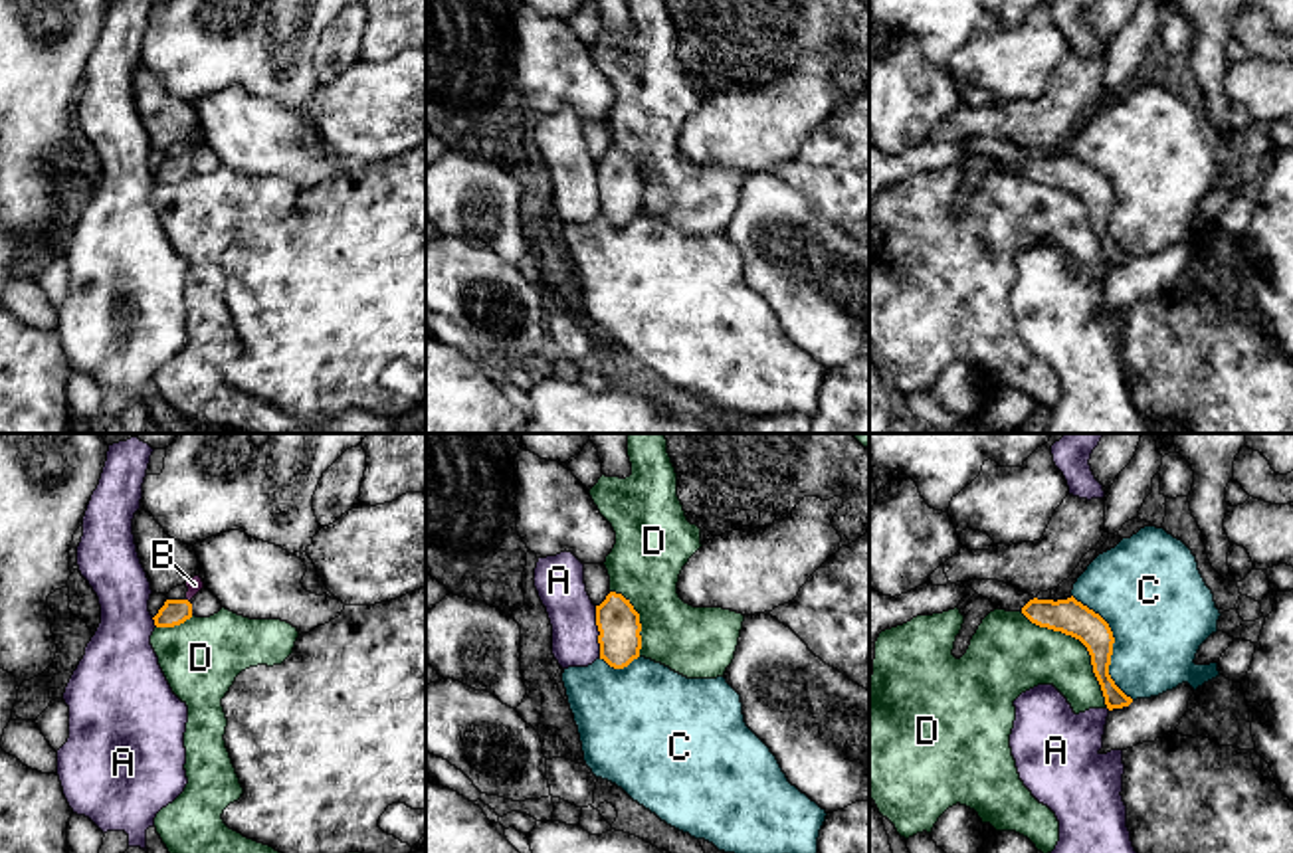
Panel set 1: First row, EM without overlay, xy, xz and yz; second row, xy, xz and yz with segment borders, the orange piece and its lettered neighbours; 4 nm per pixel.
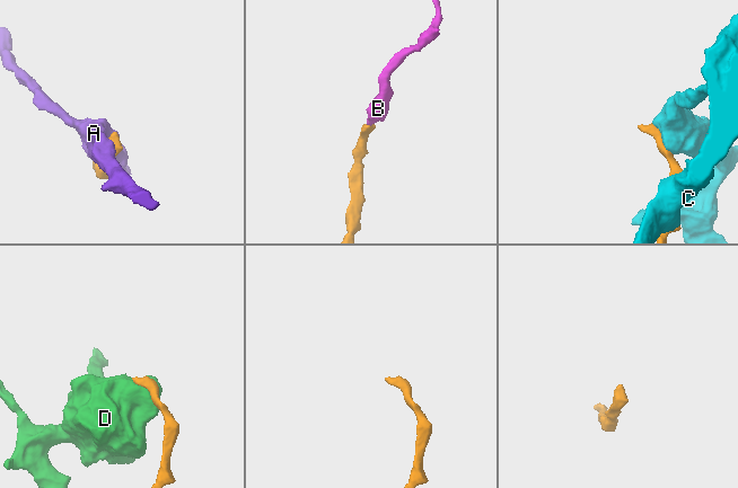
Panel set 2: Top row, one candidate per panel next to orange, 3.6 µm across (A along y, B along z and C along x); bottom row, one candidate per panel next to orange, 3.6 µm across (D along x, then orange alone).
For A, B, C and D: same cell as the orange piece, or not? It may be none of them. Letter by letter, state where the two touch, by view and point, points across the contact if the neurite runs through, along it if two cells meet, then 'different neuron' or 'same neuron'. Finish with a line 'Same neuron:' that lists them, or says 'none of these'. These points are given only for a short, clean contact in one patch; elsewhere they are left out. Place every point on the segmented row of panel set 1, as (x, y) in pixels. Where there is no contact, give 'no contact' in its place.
A: meets orange in xz at (598, 630); different neuron
B: meets orange in xy at (187, 600); runs through xy (175, 612), (187, 600), (195, 584); same neuron
C: meets orange in yz at (1111, 646); different neuron
D: meets orange in yz at (1084, 644); different neuron
Same neuron: B

